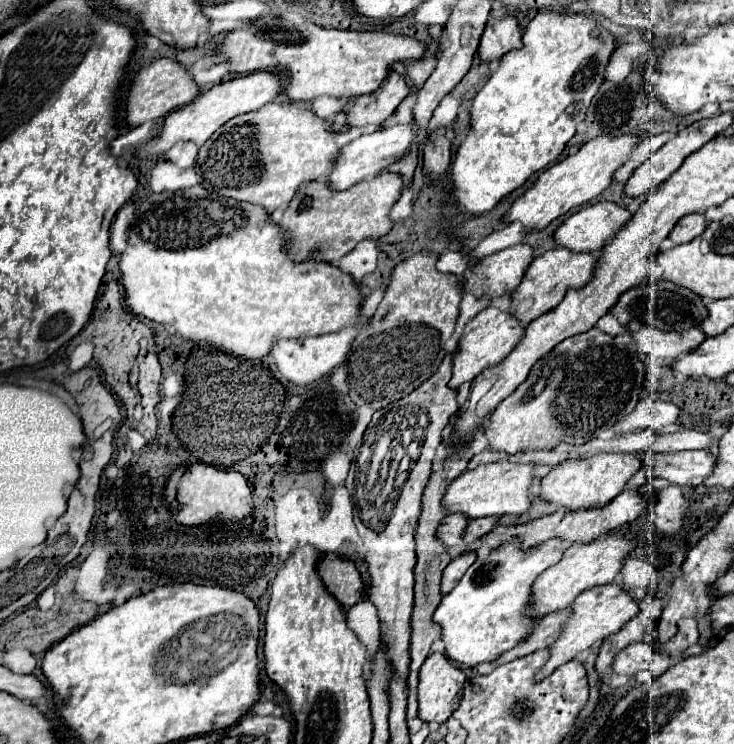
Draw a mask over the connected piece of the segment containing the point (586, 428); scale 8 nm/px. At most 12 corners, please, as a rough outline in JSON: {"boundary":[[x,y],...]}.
{"boundary":[[592,328],[542,356],[484,436],[516,454],[584,444],[644,390]]}

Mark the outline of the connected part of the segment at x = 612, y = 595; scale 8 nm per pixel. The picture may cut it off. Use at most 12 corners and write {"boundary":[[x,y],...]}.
{"boundary":[[620,584],[582,592],[542,680],[638,614]]}

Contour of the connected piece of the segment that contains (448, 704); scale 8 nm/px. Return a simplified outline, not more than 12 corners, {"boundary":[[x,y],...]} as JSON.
{"boundary":[[444,652],[420,668],[424,722],[446,722],[462,700],[464,672]]}

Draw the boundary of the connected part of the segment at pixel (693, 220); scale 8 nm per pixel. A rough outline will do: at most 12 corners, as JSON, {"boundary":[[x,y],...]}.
{"boundary":[[688,214],[674,226],[668,240],[686,244],[708,226],[702,214]]}

